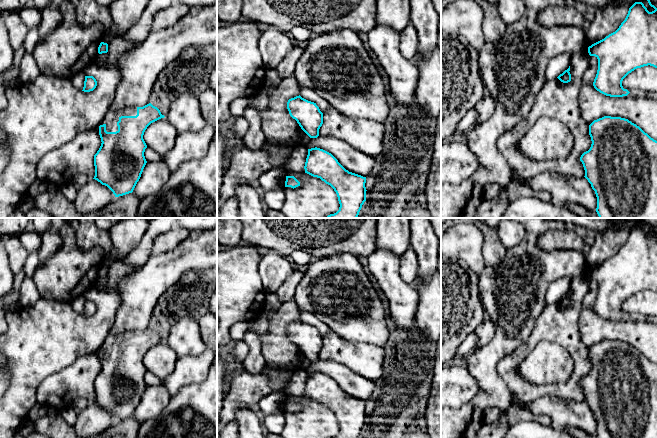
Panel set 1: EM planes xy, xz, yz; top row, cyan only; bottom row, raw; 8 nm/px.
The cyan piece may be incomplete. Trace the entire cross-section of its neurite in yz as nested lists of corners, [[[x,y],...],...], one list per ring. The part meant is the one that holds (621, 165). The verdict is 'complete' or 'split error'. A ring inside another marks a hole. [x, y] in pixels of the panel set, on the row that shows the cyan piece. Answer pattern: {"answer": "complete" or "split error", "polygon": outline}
{"answer": "complete", "polygon": [[[604,116],[589,125],[591,147],[580,161],[597,197],[599,218],[657,218],[657,141],[621,117]]]}

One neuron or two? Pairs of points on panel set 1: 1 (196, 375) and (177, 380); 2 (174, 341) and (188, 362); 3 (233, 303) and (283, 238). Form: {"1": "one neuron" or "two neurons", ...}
{"1": "one neuron", "2": "two neurons", "3": "two neurons"}

